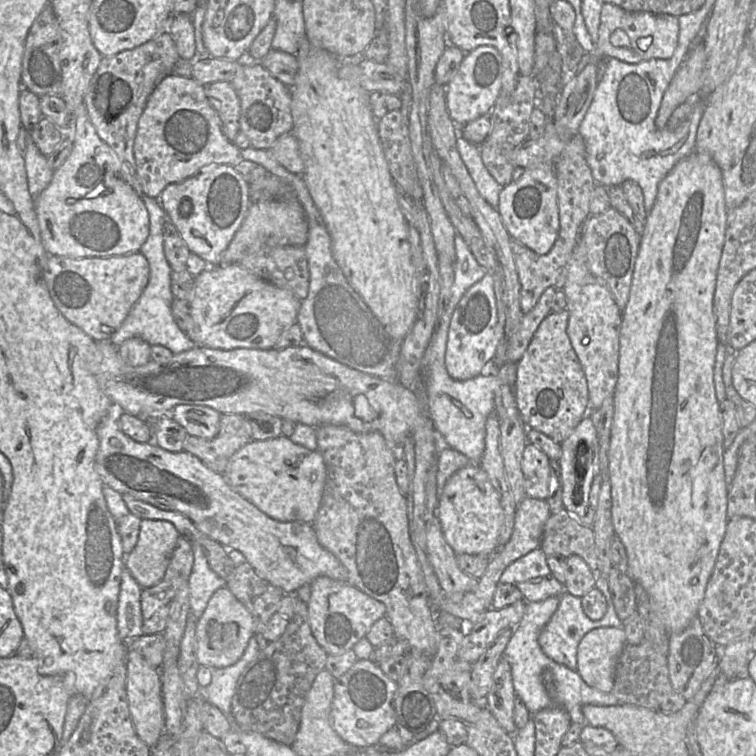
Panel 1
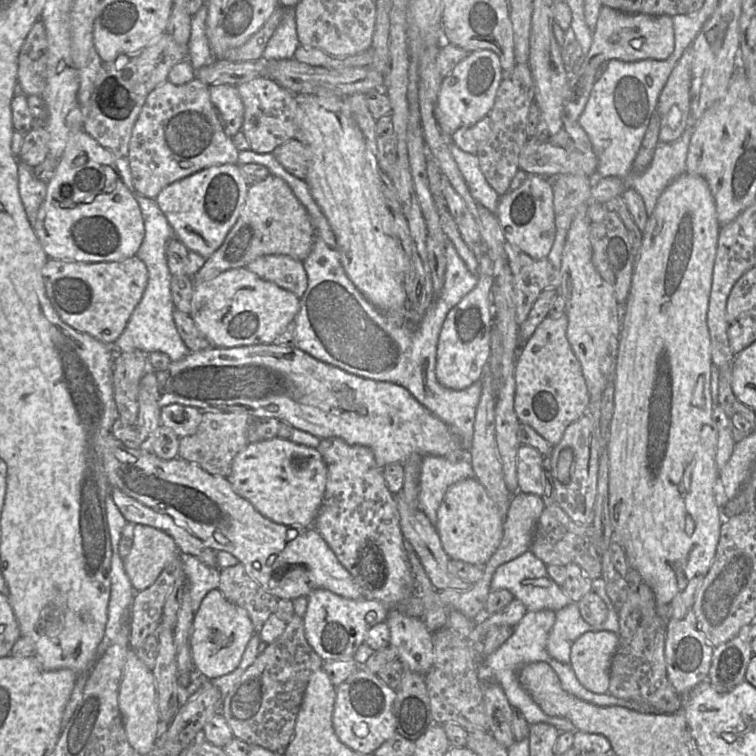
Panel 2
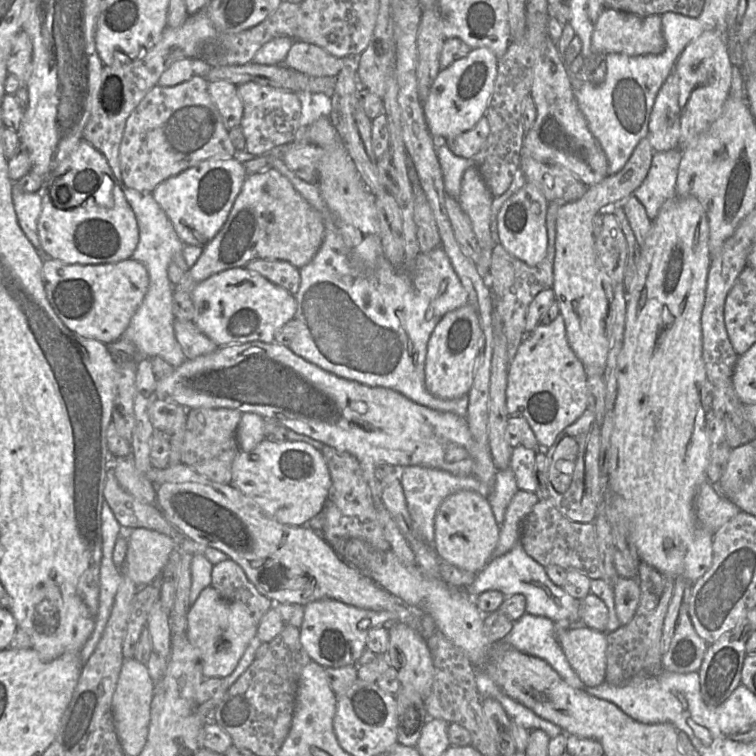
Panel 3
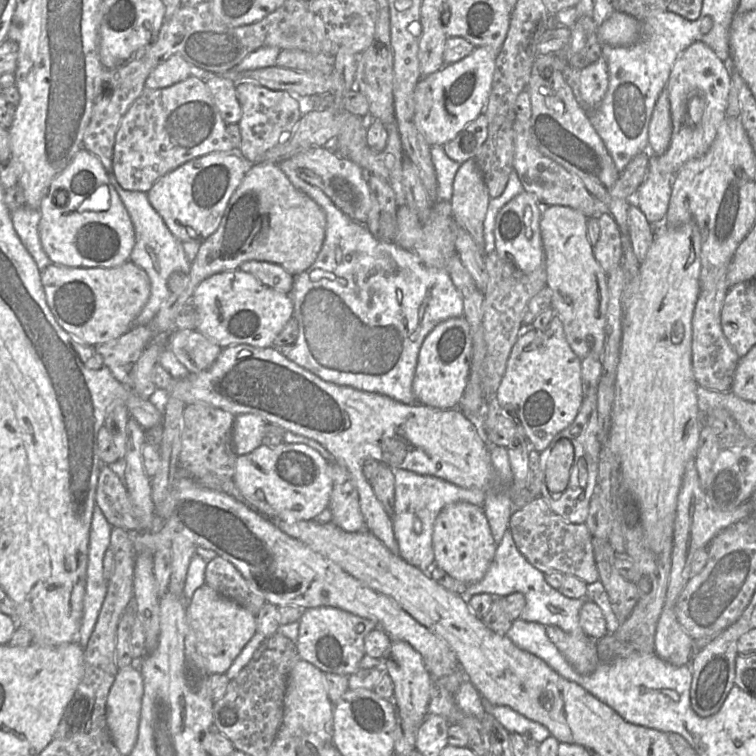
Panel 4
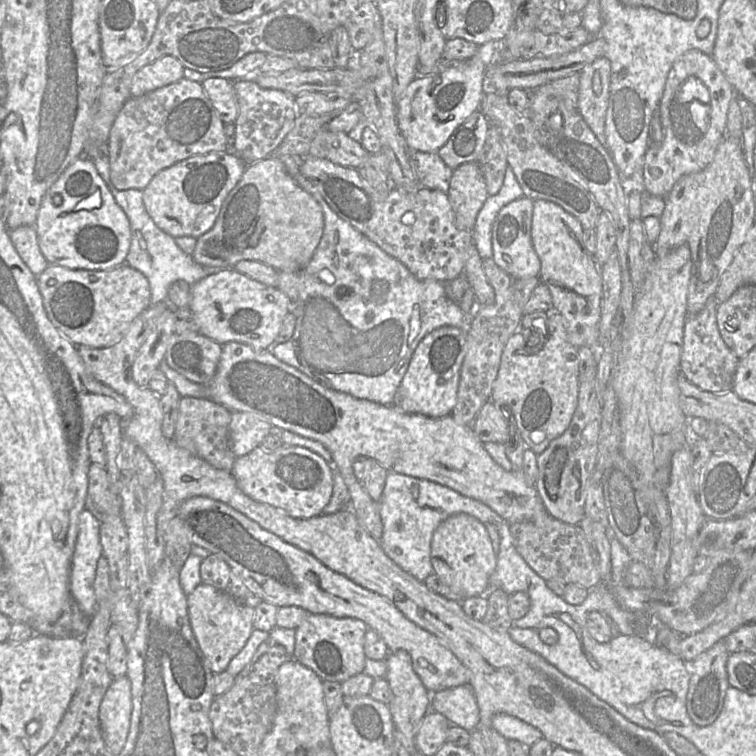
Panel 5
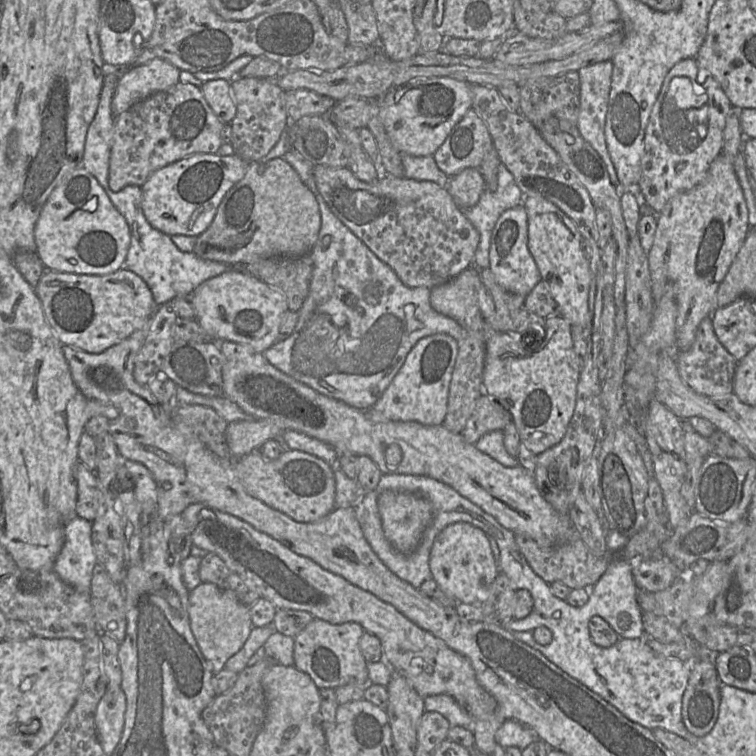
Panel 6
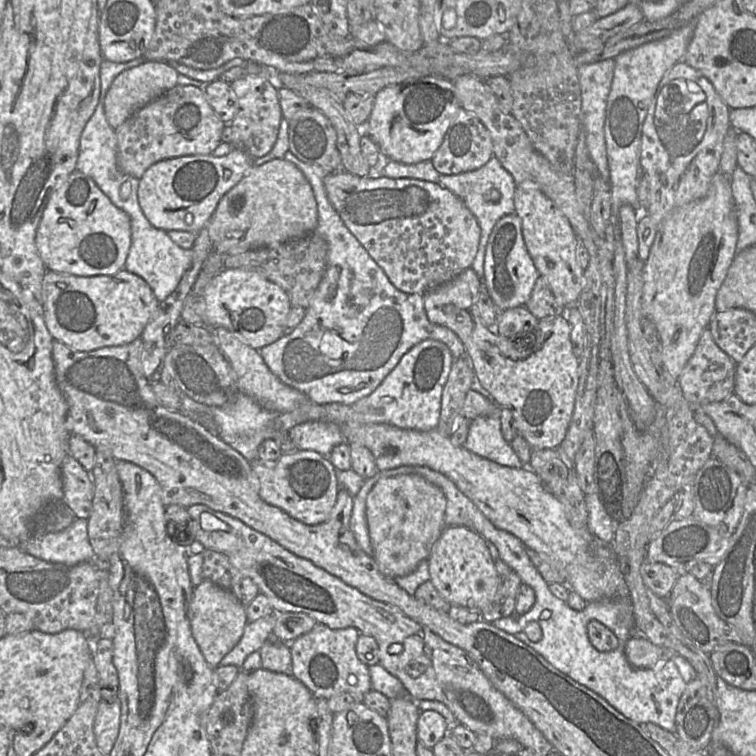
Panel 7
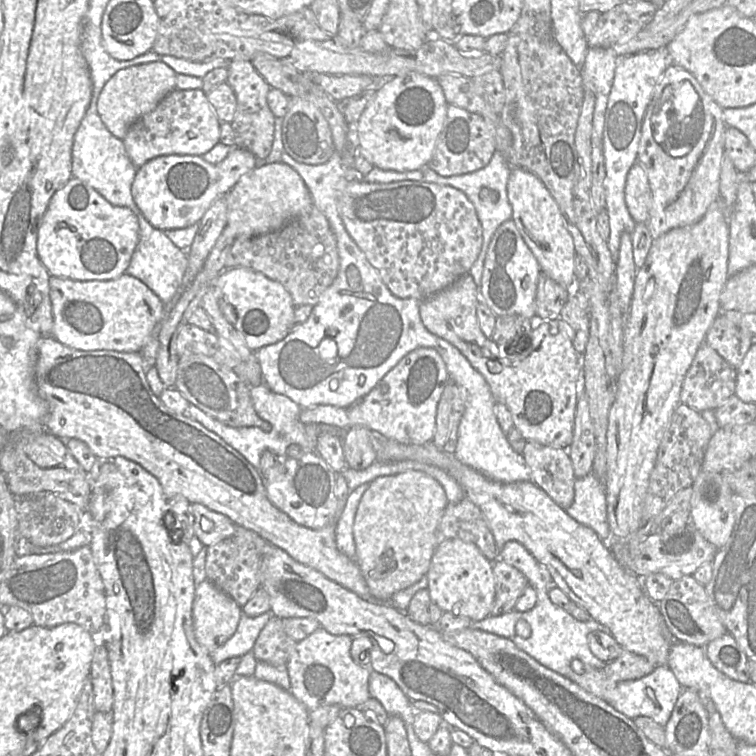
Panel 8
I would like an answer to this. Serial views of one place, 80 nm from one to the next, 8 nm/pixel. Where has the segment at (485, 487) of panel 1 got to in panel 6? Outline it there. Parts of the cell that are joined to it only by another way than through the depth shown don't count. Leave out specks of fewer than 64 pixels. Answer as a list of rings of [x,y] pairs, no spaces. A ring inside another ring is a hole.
[[[466,522],[450,524],[439,532],[431,548],[429,566],[431,577],[443,592],[457,602],[466,604],[484,603],[499,573],[488,536]]]

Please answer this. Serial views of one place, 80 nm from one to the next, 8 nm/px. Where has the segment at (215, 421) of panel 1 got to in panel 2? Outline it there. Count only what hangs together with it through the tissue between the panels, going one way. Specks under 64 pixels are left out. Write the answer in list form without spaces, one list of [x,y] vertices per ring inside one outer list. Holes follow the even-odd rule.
[[[174,403],[161,408],[160,420],[163,426],[183,438],[197,431],[202,415],[203,411],[198,408]]]

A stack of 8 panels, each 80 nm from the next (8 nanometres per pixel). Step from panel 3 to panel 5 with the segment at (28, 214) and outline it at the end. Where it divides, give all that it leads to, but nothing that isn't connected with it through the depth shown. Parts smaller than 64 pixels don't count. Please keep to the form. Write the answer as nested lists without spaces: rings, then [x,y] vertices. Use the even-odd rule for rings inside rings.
[[[35,225],[20,226],[9,231],[9,234],[18,255],[32,274],[38,278],[49,263],[40,250]]]

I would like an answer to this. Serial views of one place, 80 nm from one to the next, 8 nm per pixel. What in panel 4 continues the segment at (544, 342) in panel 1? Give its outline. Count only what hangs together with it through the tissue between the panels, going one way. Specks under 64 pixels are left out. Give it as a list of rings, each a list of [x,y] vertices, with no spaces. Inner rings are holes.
[[[555,314],[546,330],[535,328],[518,337],[507,361],[506,370],[495,393],[501,414],[509,420],[518,420],[530,447],[545,450],[552,439],[571,425],[581,407],[584,392],[581,381],[581,359],[568,344],[560,317]]]

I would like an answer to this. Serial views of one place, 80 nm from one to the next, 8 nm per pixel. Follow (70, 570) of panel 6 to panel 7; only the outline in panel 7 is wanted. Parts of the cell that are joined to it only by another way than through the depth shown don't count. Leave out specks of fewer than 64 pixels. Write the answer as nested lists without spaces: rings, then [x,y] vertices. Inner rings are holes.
[[[76,518],[67,528],[54,533],[34,533],[33,526],[33,534],[31,534],[31,536],[22,542],[18,548],[29,555],[35,556],[36,558],[53,563],[62,563],[68,566],[74,566],[83,562],[95,562],[95,554],[89,541],[87,527],[87,519],[81,518]]]

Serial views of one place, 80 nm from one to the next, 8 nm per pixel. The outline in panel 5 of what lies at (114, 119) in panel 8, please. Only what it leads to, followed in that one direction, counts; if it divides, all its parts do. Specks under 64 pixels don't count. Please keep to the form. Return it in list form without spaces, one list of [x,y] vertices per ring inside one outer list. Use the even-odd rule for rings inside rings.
[[[171,55],[144,66],[133,77],[131,97],[138,97],[184,78],[185,67]]]

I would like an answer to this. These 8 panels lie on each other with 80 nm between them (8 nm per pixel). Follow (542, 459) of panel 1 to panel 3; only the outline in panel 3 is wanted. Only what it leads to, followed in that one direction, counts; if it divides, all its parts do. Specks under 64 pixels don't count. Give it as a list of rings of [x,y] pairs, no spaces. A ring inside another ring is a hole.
[[[524,446],[513,447],[510,460],[516,484],[519,490],[536,492],[539,480],[536,470],[536,451]]]

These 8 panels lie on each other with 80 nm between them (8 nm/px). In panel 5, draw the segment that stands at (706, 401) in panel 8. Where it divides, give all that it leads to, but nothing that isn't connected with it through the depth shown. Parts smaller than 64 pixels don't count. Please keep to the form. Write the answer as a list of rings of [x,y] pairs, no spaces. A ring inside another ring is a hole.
[[[713,295],[700,312],[687,316],[680,357],[680,374],[701,390],[725,393],[732,390],[739,359],[728,348],[720,335],[716,319],[718,304]]]

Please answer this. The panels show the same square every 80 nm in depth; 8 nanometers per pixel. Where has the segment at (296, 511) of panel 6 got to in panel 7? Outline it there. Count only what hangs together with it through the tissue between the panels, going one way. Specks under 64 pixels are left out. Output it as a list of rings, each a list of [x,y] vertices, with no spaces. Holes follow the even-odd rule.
[[[298,450],[282,454],[275,463],[265,464],[259,459],[250,463],[257,481],[257,492],[265,502],[307,525],[317,525],[329,518],[337,500],[339,485],[336,469],[328,457],[314,451]]]

